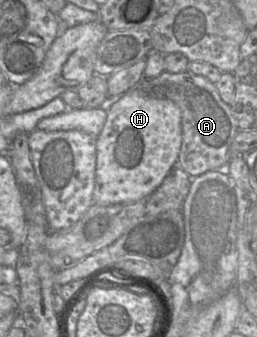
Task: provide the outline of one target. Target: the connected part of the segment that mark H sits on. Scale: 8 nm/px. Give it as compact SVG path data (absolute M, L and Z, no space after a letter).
M132 88L110 102L107 120L96 143L93 204L108 206L147 199L177 165L182 144L181 111L171 100L151 98L138 88Z

